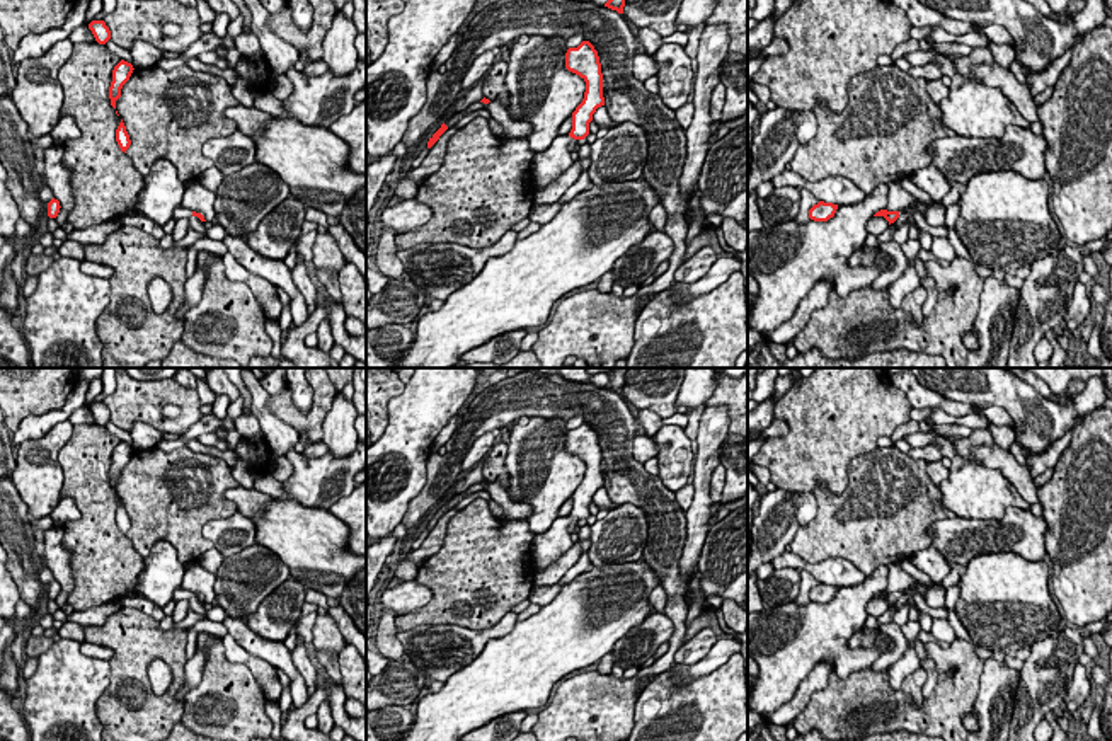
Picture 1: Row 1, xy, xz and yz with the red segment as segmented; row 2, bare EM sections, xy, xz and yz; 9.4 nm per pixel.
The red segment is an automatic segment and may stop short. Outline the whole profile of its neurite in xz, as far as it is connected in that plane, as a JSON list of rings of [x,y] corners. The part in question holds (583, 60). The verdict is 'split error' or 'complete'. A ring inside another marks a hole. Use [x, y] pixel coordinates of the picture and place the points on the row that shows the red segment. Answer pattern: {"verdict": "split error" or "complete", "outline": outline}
{"verdict": "split error", "outline": [[[589,41],[567,49],[565,68],[586,82],[586,92],[582,102],[572,112],[570,133],[555,136],[547,152],[533,157],[530,174],[536,191],[545,189],[574,164],[569,152],[570,141],[584,140],[589,135],[593,114],[605,106],[601,63],[598,51]]]}

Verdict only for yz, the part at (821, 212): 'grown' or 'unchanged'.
unchanged

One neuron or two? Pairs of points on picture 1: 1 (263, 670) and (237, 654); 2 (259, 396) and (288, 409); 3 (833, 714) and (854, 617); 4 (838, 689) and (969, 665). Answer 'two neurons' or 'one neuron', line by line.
1: one neuron
2: two neurons
3: two neurons
4: one neuron

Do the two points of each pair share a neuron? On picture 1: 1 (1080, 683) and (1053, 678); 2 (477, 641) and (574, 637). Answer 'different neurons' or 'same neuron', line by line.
1: different neurons
2: different neurons

